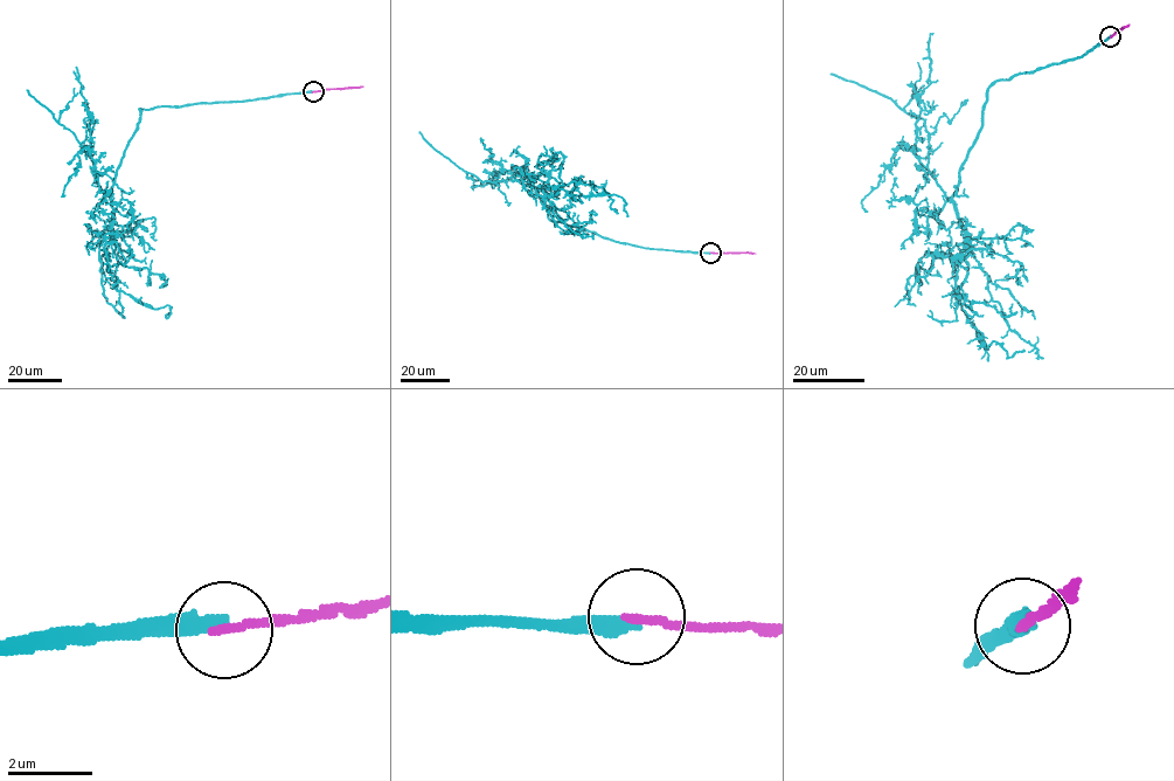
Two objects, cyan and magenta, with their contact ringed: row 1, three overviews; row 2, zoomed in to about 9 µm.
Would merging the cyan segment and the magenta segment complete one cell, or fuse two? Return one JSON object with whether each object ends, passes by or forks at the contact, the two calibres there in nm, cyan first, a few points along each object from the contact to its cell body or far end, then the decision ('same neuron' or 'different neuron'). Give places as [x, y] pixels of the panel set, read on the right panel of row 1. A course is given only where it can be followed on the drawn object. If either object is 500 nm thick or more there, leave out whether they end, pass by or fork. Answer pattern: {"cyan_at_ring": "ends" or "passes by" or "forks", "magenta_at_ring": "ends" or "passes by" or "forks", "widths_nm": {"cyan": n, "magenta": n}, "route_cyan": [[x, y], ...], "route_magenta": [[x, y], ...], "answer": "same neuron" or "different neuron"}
{"cyan_at_ring": "ends", "magenta_at_ring": "ends", "widths_nm": {"cyan": 420, "magenta": 200}, "route_cyan": [[1111, 36], [995, 81], [960, 167], [960, 308], [986, 347], [1025, 350]], "route_magenta": [[1111, 36], [1130, 25]], "answer": "different neuron"}

